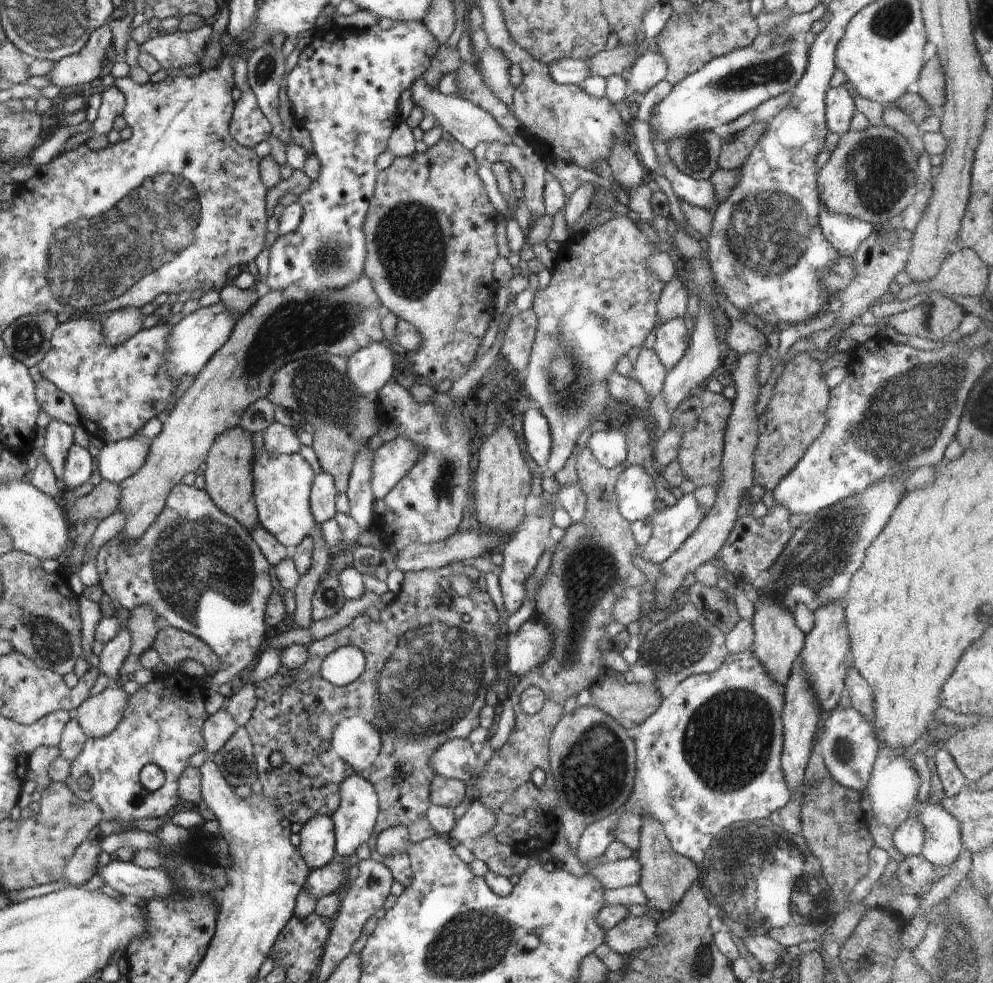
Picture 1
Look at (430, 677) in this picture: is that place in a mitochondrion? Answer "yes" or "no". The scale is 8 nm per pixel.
yes

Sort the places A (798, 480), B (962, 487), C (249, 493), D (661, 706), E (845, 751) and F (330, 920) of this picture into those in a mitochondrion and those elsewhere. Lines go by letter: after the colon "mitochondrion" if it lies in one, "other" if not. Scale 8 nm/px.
A: other
B: other
C: other
D: other
E: mitochondrion
F: other

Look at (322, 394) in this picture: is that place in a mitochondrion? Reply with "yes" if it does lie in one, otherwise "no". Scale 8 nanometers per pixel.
yes

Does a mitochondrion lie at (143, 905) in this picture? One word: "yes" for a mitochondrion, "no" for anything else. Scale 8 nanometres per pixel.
no

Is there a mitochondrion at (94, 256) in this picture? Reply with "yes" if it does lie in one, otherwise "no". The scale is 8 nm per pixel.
yes

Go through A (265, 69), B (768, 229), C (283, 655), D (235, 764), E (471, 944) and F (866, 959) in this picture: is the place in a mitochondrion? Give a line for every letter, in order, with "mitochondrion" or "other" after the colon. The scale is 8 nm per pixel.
A: mitochondrion
B: mitochondrion
C: other
D: mitochondrion
E: mitochondrion
F: other

